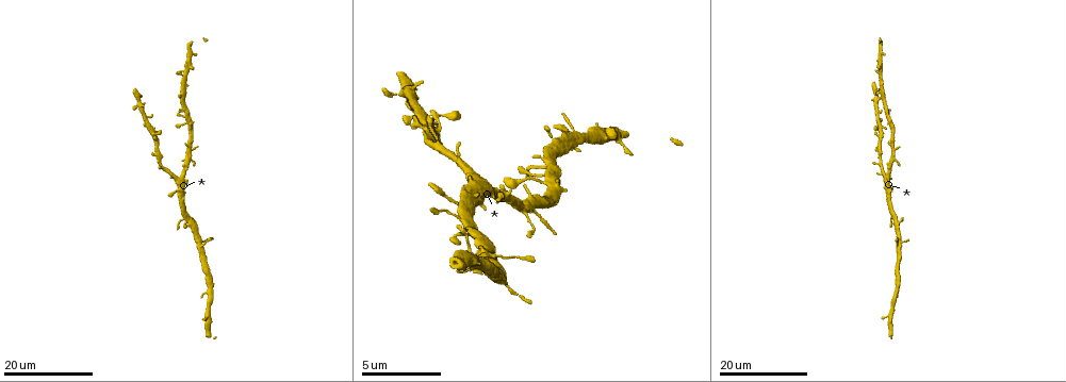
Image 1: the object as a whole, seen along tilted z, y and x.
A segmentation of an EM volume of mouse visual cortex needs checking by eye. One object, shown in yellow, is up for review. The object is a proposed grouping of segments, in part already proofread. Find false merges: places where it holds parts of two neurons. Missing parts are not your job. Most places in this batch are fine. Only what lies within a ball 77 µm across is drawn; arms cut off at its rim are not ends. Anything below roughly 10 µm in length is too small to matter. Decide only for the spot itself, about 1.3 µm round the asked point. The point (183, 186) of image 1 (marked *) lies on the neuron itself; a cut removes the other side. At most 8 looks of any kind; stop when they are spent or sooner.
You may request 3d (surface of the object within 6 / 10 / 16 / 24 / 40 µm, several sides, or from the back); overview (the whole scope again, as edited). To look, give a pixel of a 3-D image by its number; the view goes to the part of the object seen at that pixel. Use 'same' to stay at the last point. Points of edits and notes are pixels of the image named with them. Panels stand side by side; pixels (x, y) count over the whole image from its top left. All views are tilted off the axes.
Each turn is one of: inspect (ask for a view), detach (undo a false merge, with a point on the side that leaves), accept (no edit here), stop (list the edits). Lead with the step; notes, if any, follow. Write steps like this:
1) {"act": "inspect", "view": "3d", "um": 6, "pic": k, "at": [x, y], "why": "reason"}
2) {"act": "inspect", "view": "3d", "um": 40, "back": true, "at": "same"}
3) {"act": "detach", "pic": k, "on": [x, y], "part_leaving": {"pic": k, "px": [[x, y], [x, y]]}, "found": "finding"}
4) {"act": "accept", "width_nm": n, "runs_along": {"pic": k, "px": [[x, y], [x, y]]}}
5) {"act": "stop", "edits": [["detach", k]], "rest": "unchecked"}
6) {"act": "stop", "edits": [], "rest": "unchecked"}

{"act": "inspect", "view": "3d", "um": 24, "pic": 1, "at": [177, 179]}

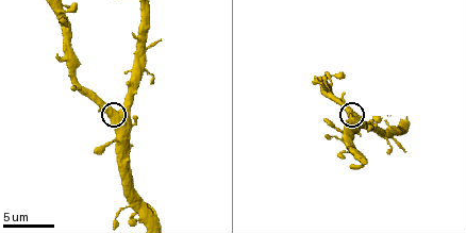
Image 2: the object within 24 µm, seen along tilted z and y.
{"act": "inspect", "view": "3d", "um": 10, "pic": 2, "at": [119, 110]}

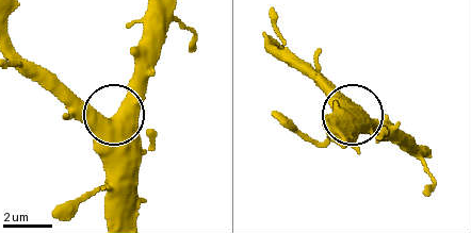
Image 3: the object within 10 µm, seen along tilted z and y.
{"act": "inspect", "view": "3d", "um": 6, "pic": 3, "at": [112, 122], "why": "closer look"}

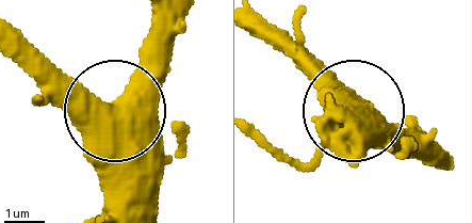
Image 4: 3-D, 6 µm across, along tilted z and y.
{"act": "accept", "width_nm": 560, "runs_along": {"pic": 4, "px": [[155, 176], [142, 130], [51, 66]]}, "found": "all the same neuron"}

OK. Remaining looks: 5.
{"act": "inspect", "view": "3d", "um": 16, "pic": 1, "at": [201, 255], "why": "thin neck"}

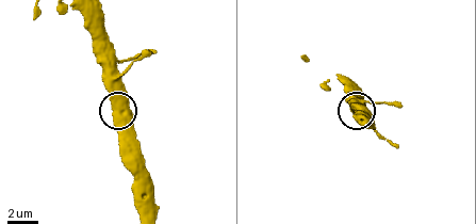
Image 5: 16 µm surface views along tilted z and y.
{"act": "inspect", "view": "3d", "um": 6, "pic": 5, "at": [116, 116], "why": "zoom in"}

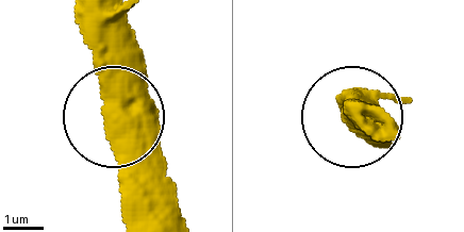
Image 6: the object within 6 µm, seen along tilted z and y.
{"act": "accept", "width_nm": 680, "runs_along": {"pic": 6, "px": [[77, 25], [99, 64], [132, 217]]}, "found": "all the same neuron"}

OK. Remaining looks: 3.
{"act": "inspect", "view": "3d", "um": 24, "pic": 1, "at": [208, 281], "why": "a narrow waist"}

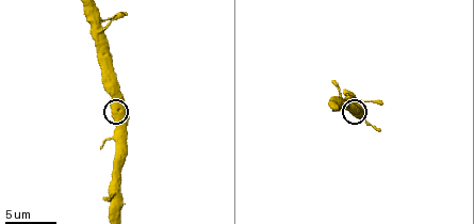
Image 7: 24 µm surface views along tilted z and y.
{"act": "inspect", "view": "3d", "um": 6, "pic": 7, "at": [114, 115]}

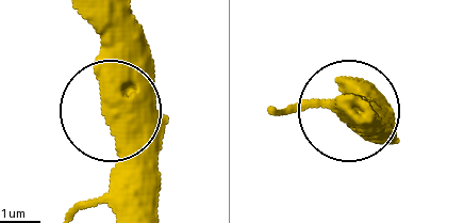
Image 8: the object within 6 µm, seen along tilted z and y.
{"act": "accept", "runs_along": {"pic": 8, "px": [[82, 9], [99, 40], [119, 209]]}, "found": "continuous, no second neuron"}

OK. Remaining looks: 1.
{"act": "inspect", "view": "3d", "um": 10, "pic": 2, "at": [77, 81], "why": "narrows sharply"}

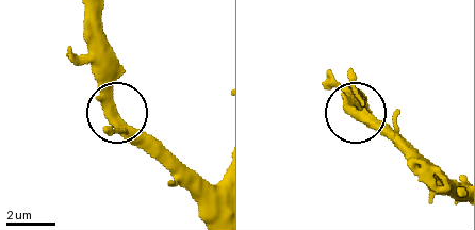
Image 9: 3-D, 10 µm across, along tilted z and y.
{"act": "accept", "arms": 3, "found": "all the same neuron"}

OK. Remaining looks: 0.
{"act": "stop", "edits": [], "rest": "unchecked"}

